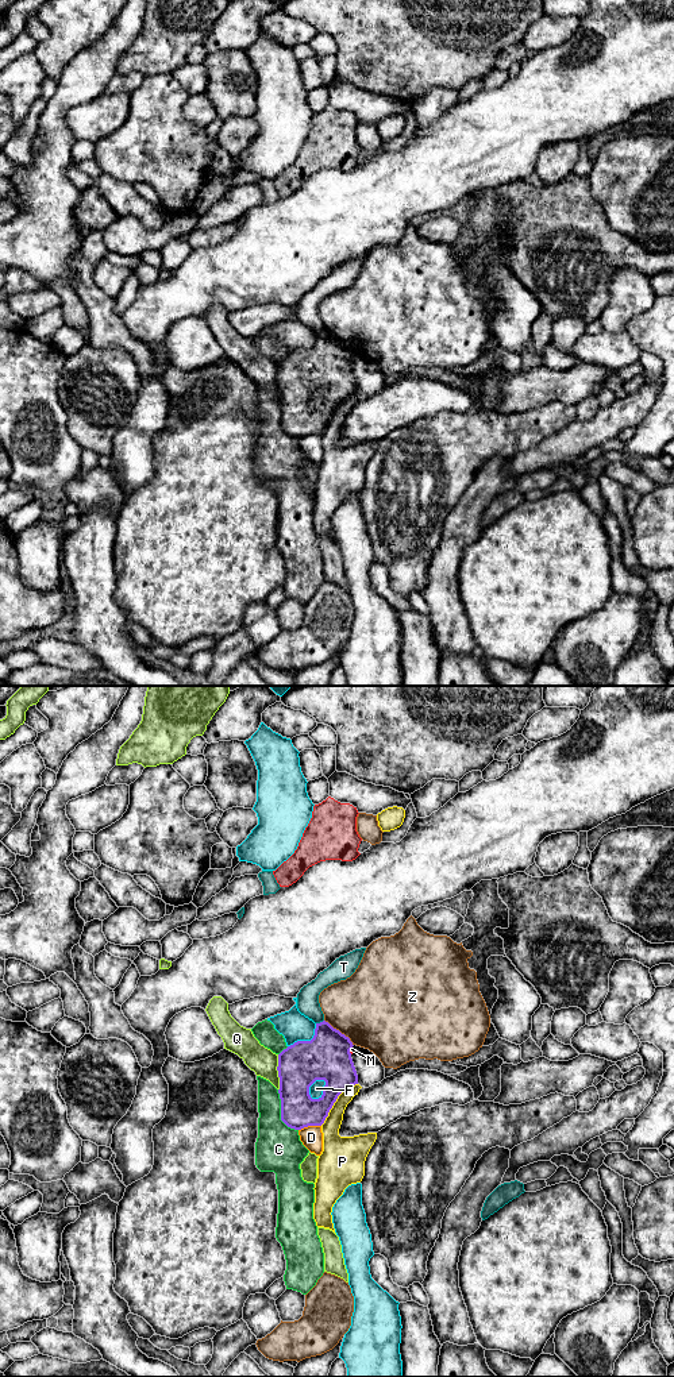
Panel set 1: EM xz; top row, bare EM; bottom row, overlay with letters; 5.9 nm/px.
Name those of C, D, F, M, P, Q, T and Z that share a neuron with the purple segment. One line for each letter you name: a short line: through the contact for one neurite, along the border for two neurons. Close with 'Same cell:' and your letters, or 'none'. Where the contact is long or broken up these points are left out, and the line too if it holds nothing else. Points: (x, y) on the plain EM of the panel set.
Same cell: none

